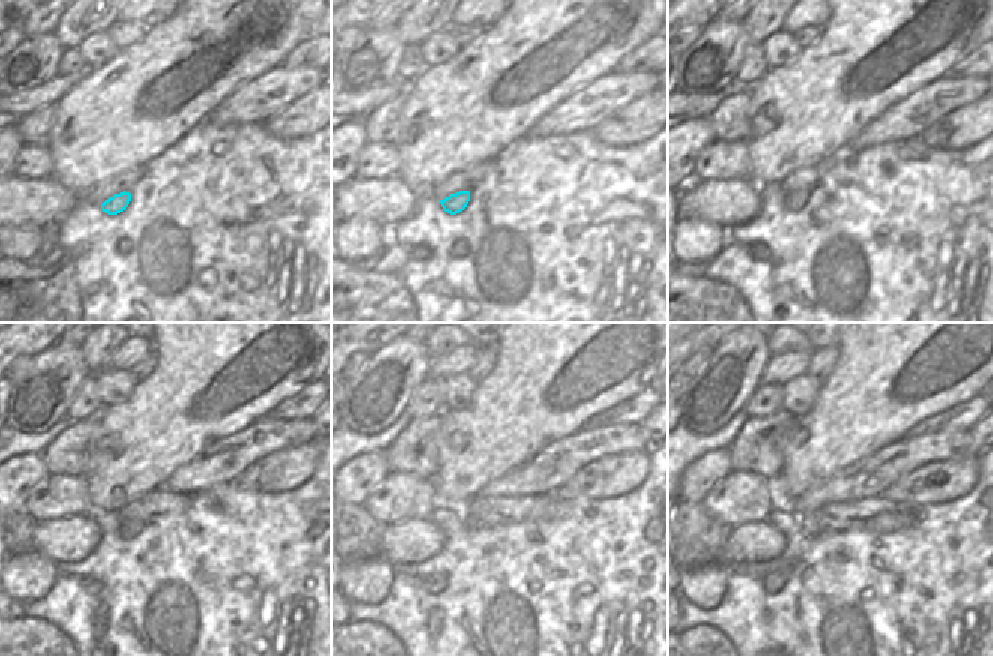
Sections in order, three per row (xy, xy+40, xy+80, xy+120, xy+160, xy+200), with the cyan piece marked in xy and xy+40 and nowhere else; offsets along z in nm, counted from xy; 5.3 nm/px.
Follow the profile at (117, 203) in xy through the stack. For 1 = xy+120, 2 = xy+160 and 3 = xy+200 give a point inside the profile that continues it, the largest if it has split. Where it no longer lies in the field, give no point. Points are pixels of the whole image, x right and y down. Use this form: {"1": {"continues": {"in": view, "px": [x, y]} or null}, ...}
{"1": {"continues": {"in": "xy+120", "px": [128, 529]}}, "2": {"continues": {"in": "xy+160", "px": [471, 524]}}, "3": {"continues": {"in": "xy+200", "px": [809, 524]}}}

